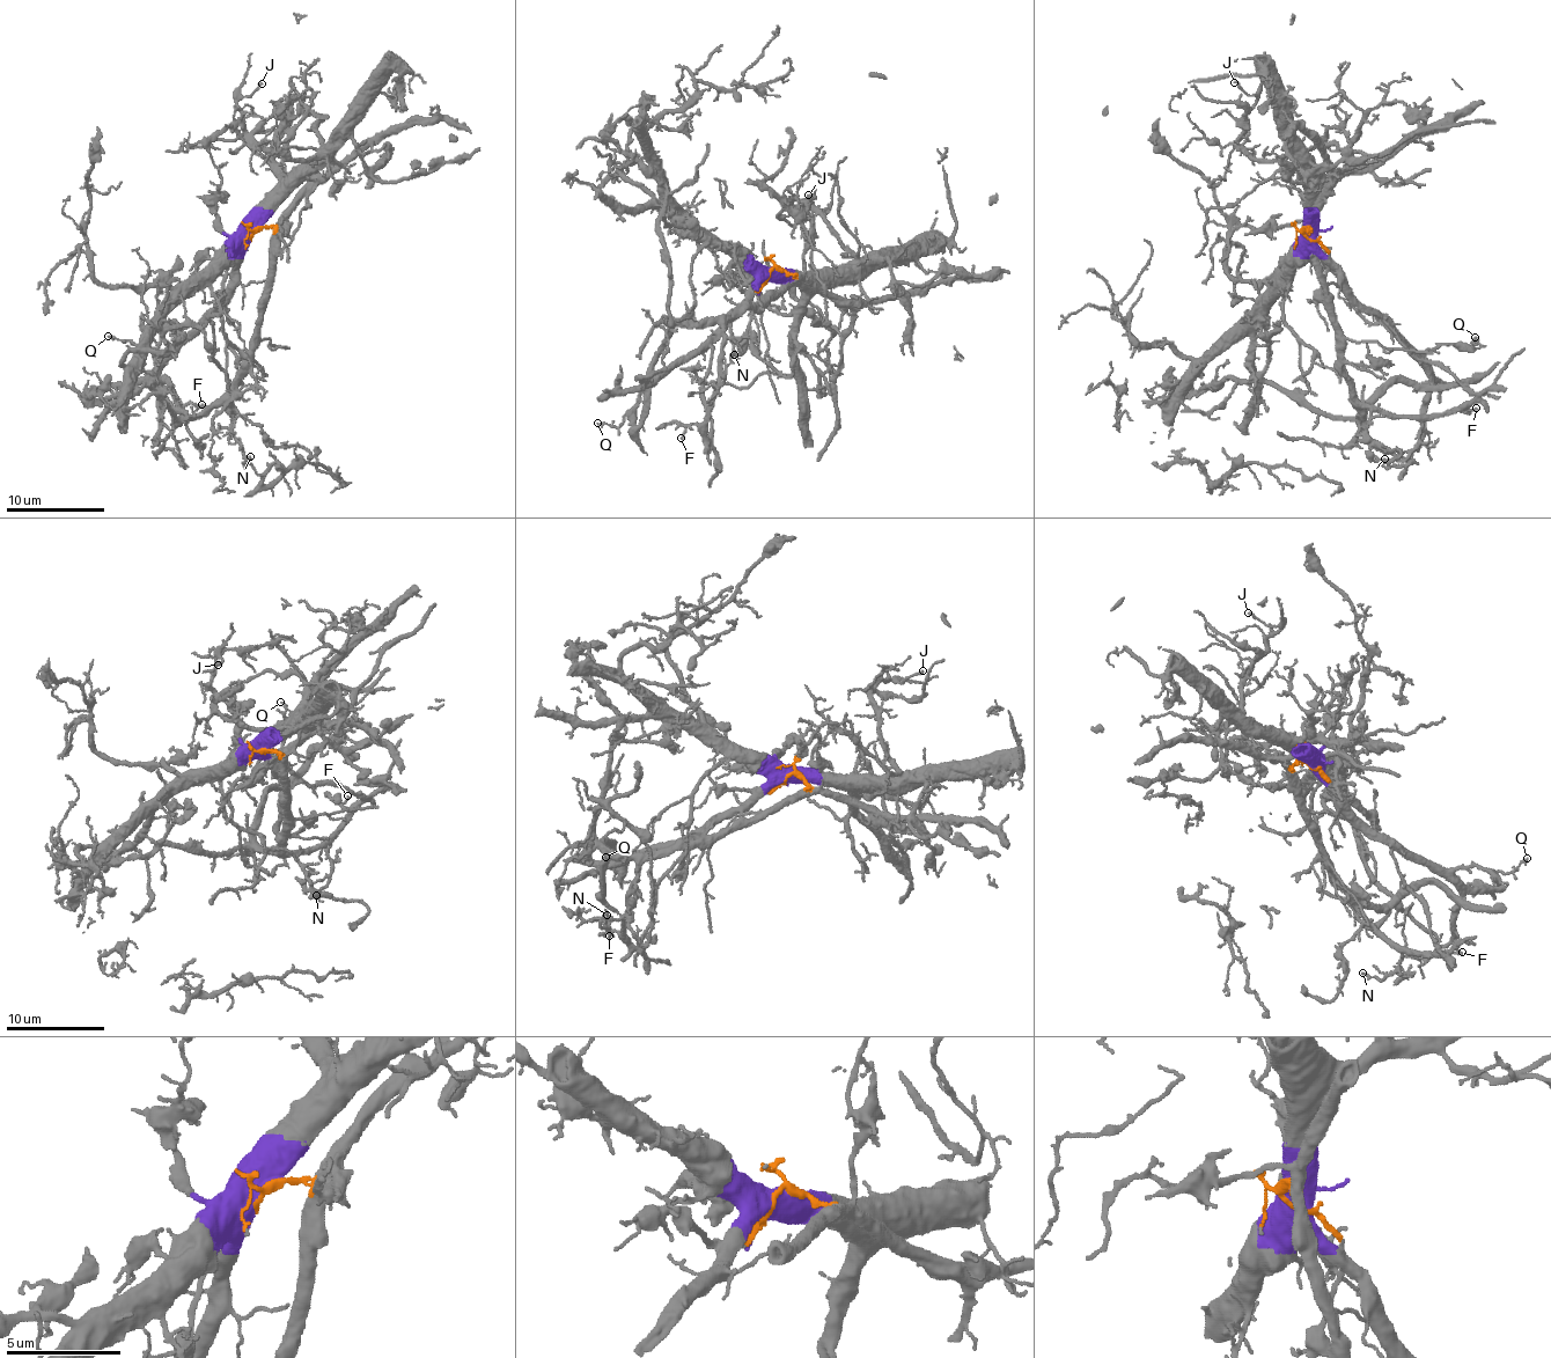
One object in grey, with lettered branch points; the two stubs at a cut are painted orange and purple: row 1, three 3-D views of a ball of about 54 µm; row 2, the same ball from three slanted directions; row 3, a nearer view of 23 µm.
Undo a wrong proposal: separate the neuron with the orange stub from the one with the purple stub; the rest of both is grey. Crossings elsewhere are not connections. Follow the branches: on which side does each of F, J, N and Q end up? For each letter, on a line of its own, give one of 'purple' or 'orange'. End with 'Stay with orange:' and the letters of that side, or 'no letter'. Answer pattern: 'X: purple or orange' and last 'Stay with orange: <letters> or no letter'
F: orange
J: purple
N: orange
Q: purple
Stay with orange: F, N

